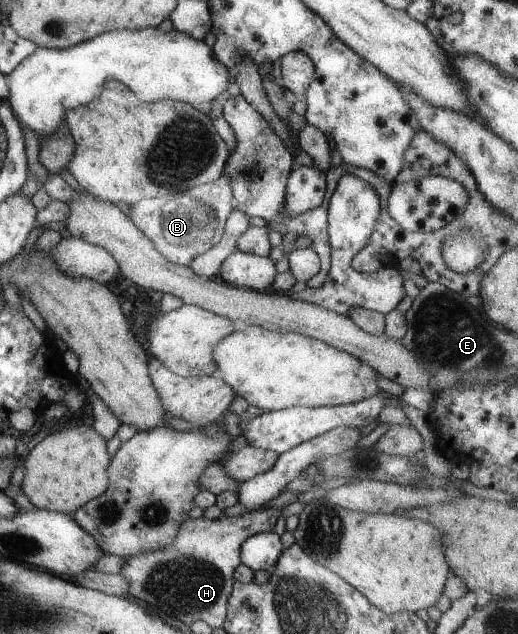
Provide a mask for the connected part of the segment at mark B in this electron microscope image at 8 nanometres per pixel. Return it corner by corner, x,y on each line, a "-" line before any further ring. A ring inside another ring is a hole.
222,175
212,183
183,192
166,194
161,198
141,199
129,206
129,218
170,263
189,267
195,257
204,254
222,239
226,218
235,204
229,177

